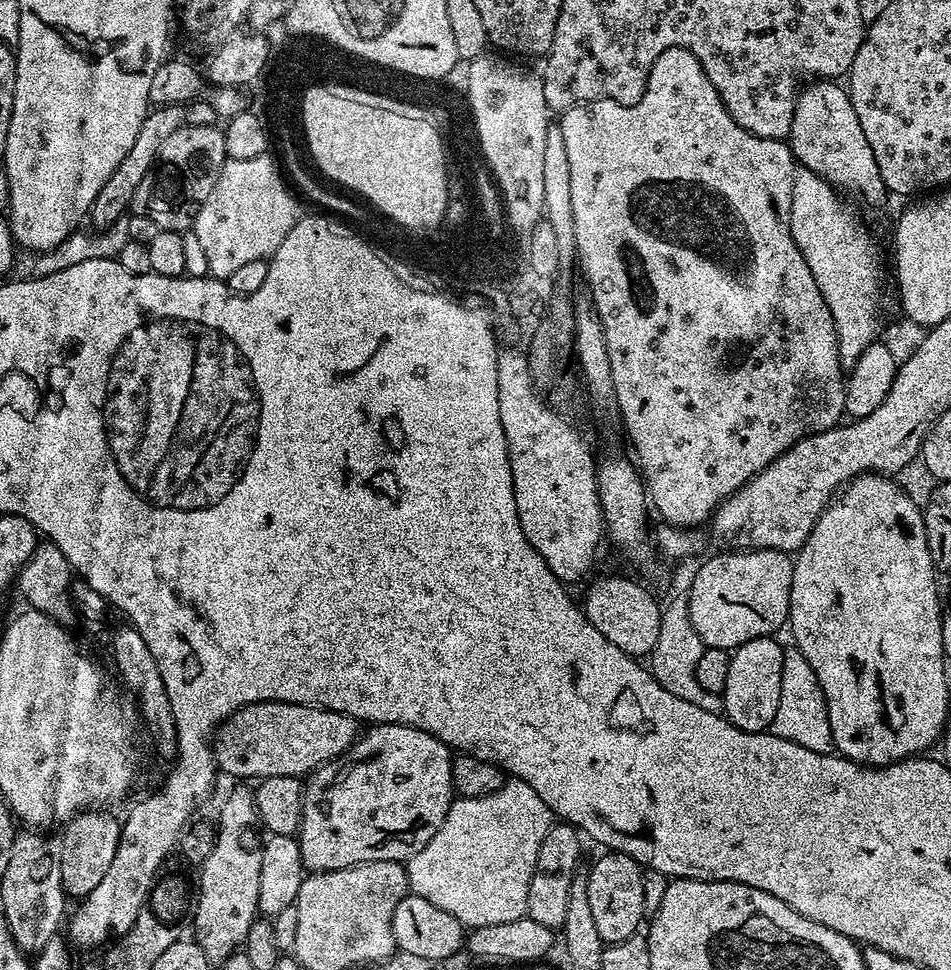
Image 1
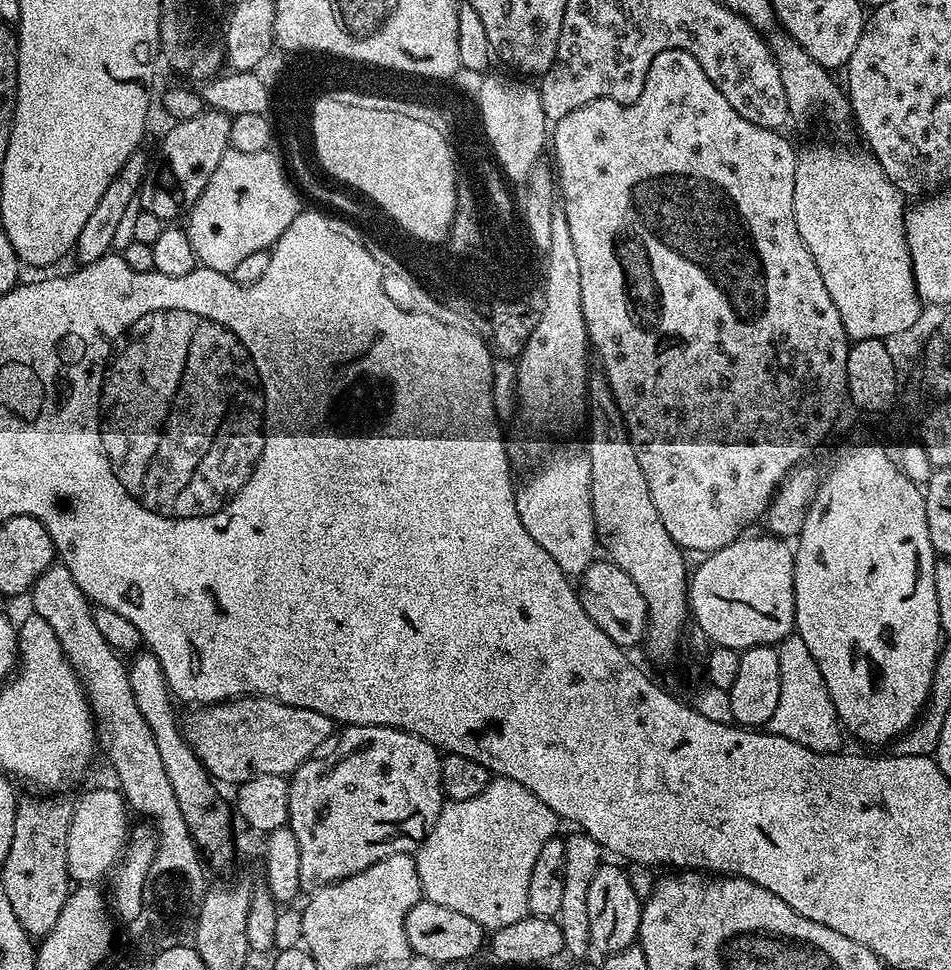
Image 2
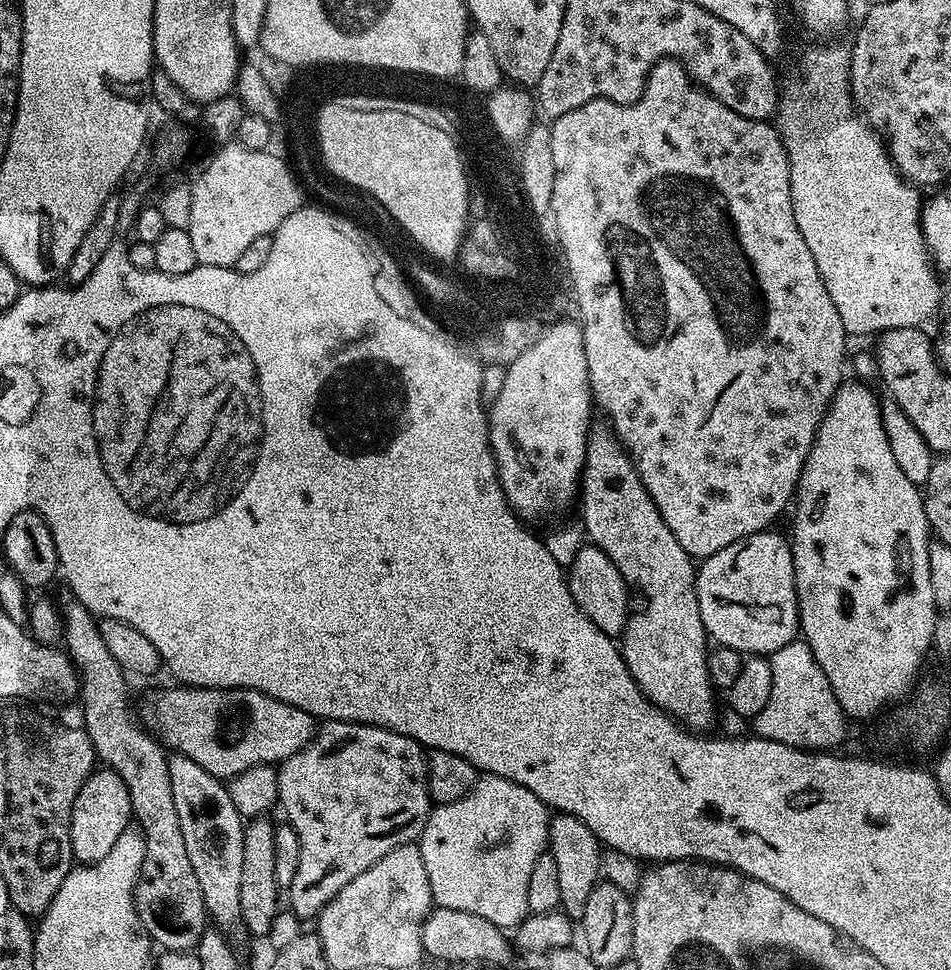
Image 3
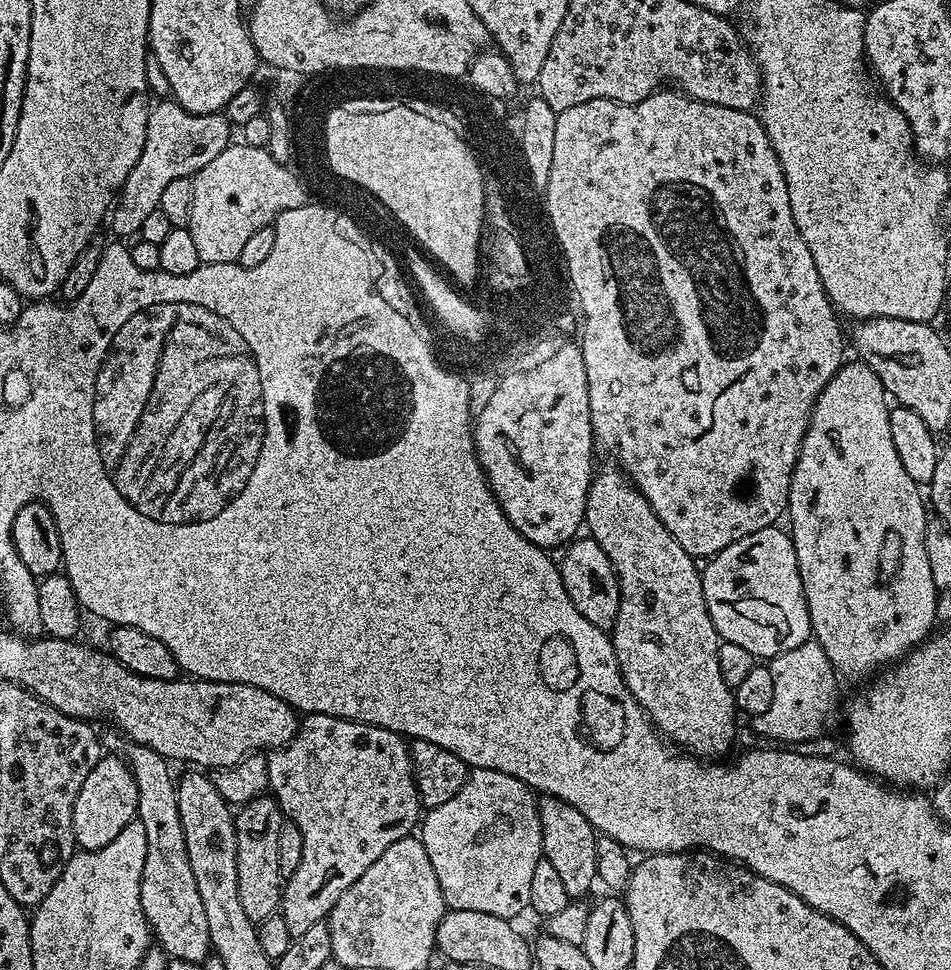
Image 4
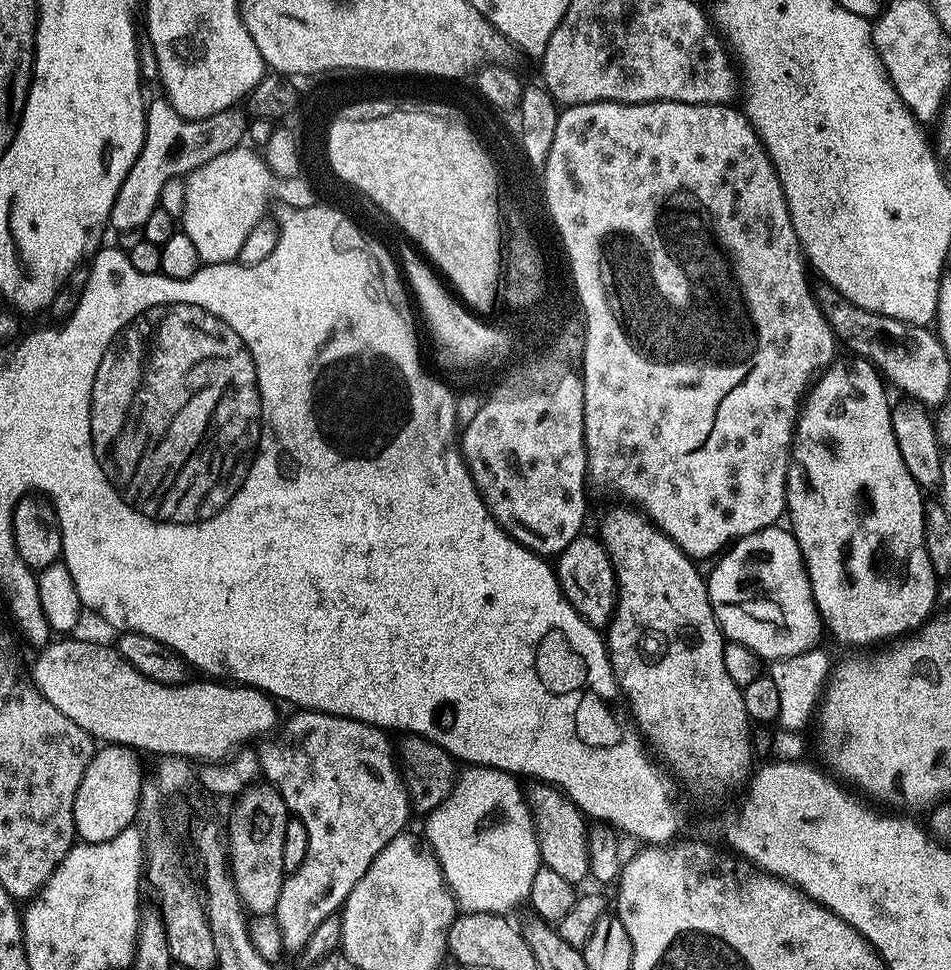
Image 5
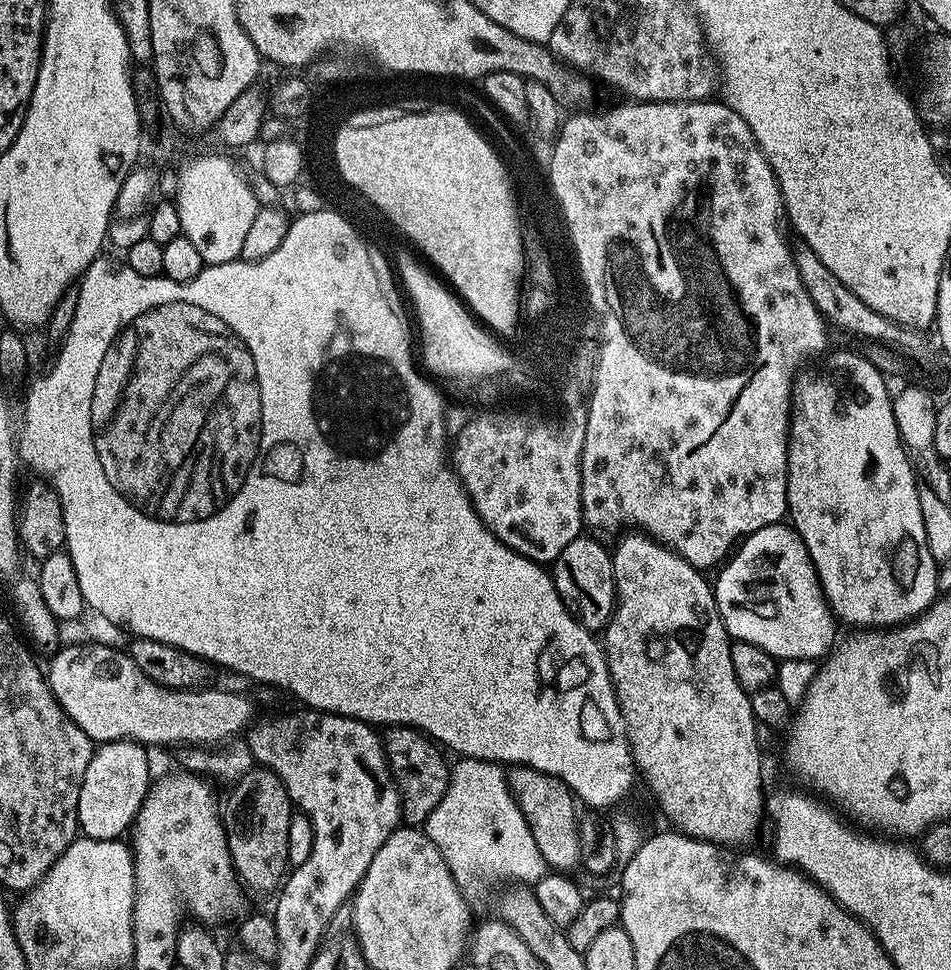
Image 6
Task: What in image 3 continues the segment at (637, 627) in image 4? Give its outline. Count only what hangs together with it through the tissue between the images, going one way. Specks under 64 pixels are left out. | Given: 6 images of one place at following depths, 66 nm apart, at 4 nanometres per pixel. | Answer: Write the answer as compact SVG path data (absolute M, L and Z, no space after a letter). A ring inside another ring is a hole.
M604 418L593 419L592 427L588 430L588 449L578 489L578 508L579 504L580 516L584 519L583 531L600 532L598 547L608 555L610 562L614 562L614 566L618 566L629 589L635 595L637 592L644 603L637 612L635 609L629 615L628 625L622 633L622 655L628 673L634 678L634 682L638 682L648 699L670 716L688 726L710 723L716 712L716 704L712 701L714 685L708 672L710 637L698 608L697 565L692 565L695 564L693 557L680 545L678 538L674 538L670 526L666 526L654 498L636 472L636 463L629 456L628 449L621 444L616 431Z

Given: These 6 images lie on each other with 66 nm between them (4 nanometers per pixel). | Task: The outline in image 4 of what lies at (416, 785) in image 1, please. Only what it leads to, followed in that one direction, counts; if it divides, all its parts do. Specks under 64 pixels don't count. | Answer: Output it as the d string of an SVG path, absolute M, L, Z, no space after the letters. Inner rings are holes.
M314 712L305 715L299 721L296 737L289 744L284 745L283 748L271 749L267 753L267 758L268 787L271 795L280 805L280 811L284 813L285 817L291 823L296 824L298 830L302 830L302 862L298 862L298 870L294 870L294 874L287 877L279 907L286 926L292 931L293 937L298 937L306 930L317 927L331 913L338 898L342 898L342 894L346 894L350 890L350 886L354 886L354 882L358 882L358 878L362 878L362 874L366 874L366 870L370 870L370 866L374 866L374 862L378 862L378 858L382 858L382 854L386 854L386 850L390 850L390 846L394 846L394 842L413 835L414 829L422 820L422 805L420 795L416 793L416 778L412 771L410 748L405 737L401 736L399 732L391 732L373 724L360 724L357 720L343 720L337 716Z

